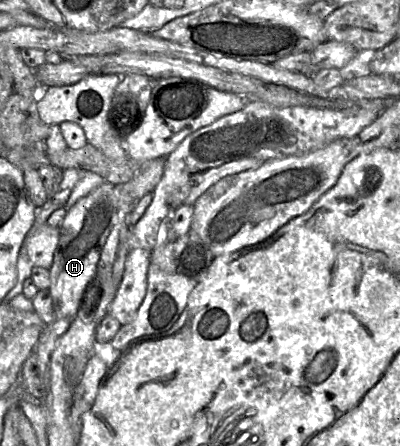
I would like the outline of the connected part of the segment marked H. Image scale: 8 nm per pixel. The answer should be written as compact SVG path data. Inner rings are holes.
M105 181L67 210L50 271L50 291L56 319L68 325L79 310L88 285L96 278L97 263L117 221L118 188Z

